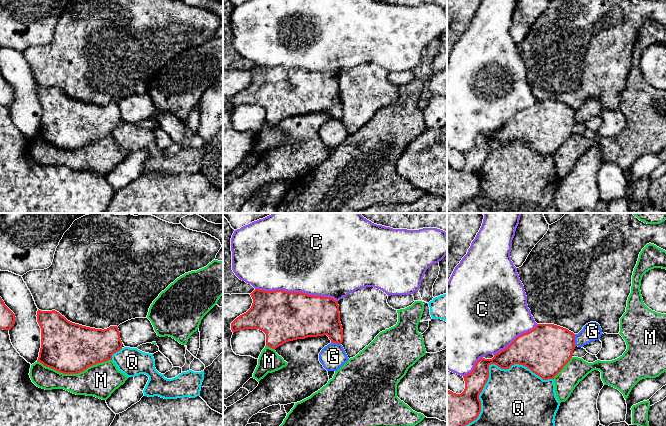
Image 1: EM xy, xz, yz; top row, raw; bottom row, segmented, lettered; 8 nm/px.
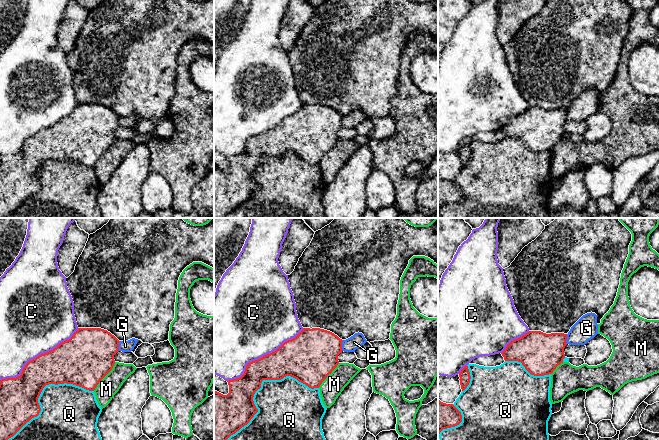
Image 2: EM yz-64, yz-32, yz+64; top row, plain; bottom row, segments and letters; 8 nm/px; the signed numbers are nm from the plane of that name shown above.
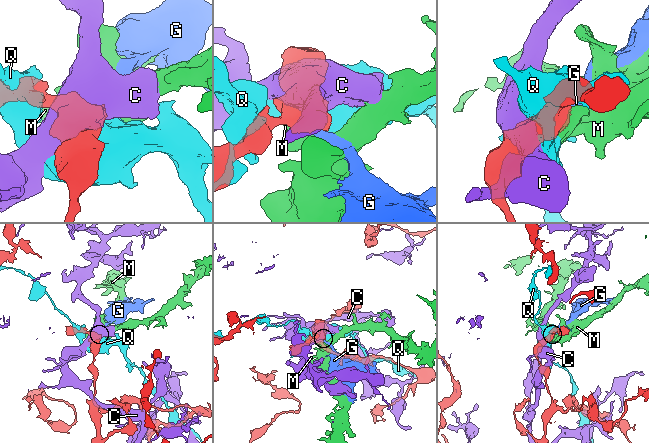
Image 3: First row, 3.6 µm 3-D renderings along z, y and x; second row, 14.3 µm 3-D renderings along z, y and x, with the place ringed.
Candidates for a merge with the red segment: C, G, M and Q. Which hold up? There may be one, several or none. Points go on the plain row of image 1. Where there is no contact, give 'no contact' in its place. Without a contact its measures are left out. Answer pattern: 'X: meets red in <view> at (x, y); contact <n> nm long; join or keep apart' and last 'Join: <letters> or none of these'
C: meets red in xz at (296, 68); contact 650 nm long; keep apart
G: meets red in yz at (574, 116); contact 100 nm long; keep apart
M: meets red in xy at (74, 149); contact 600 nm long; keep apart
Q: meets red in yz at (488, 148); contact 900 nm long; keep apart
Join: none of these

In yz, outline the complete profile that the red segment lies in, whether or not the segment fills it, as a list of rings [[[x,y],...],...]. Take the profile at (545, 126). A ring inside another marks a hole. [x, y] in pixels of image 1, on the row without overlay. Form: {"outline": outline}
{"outline": [[[537,100],[536,103],[519,111],[507,124],[495,130],[492,135],[480,134],[473,147],[463,152],[465,165],[461,170],[447,167],[447,213],[455,213],[464,202],[476,196],[481,188],[479,171],[489,154],[489,142],[495,140],[501,145],[509,145],[514,140],[527,143],[543,156],[554,155],[572,134],[575,110],[554,100]]]}

